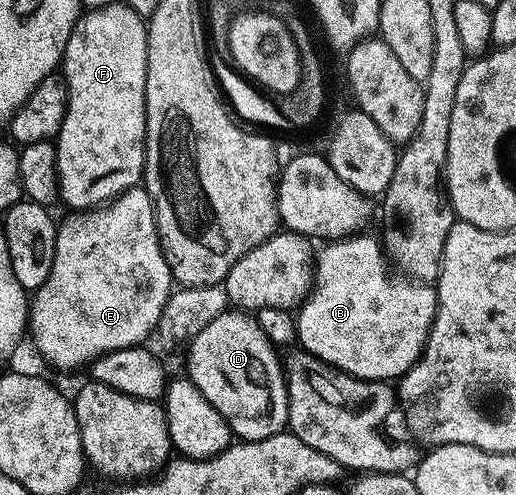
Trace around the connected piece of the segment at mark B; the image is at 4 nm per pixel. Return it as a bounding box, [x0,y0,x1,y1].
[297,235,437,382]

